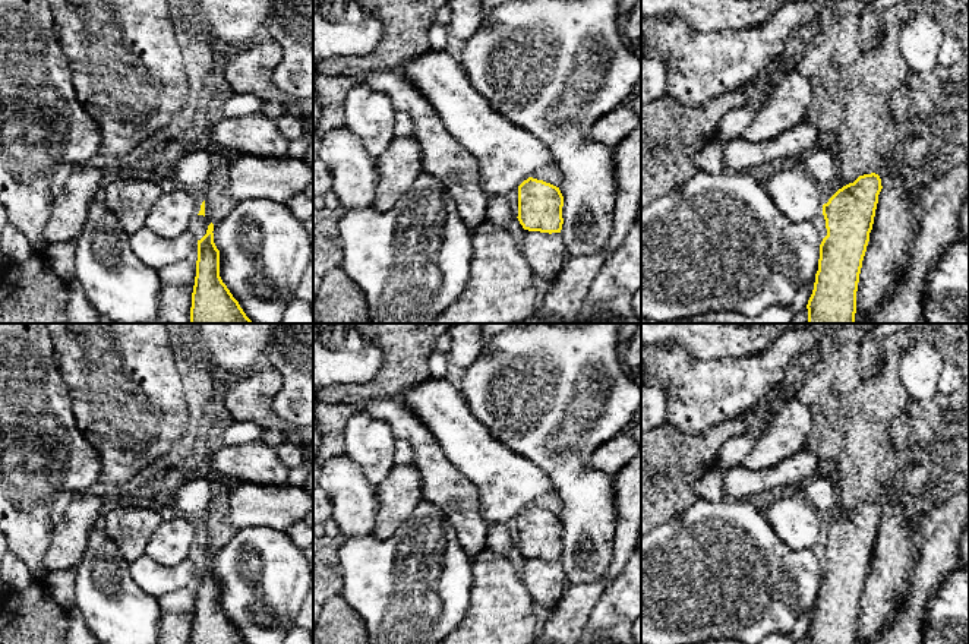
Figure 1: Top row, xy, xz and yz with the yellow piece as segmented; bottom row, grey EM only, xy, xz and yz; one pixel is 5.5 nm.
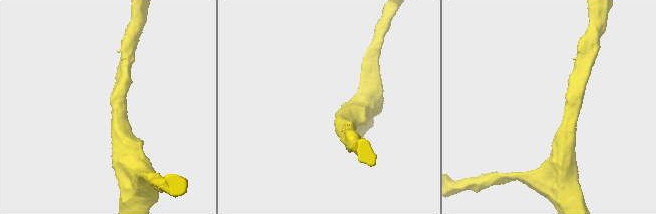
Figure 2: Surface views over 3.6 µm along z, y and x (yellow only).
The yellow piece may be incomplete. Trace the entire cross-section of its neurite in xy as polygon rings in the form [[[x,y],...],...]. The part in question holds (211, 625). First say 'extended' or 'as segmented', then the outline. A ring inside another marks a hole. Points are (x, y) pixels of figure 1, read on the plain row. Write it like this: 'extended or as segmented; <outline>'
as segmented; [[[214,552],[198,568],[196,604],[190,644],[246,644],[220,604],[220,578],[214,571]]]

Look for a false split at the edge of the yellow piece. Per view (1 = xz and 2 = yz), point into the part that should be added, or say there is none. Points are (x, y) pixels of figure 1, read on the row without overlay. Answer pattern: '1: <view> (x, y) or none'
1: none
2: none

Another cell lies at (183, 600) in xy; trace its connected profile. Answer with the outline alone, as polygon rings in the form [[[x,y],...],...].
[[[184,587],[182,590],[158,597],[158,604],[161,610],[165,610],[165,612],[193,615],[195,604],[196,604],[196,593]]]

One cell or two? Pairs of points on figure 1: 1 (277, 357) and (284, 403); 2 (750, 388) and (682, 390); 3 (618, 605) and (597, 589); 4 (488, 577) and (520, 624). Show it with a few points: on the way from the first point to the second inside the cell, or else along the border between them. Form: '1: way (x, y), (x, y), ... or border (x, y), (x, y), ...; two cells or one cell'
1: way (289, 369), (289, 391); one cell
2: way (734, 388), (698, 390); one cell
3: border (624, 565), (602, 593), (586, 622); two cells
4: way (496, 589), (499, 603), (508, 612); one cell

